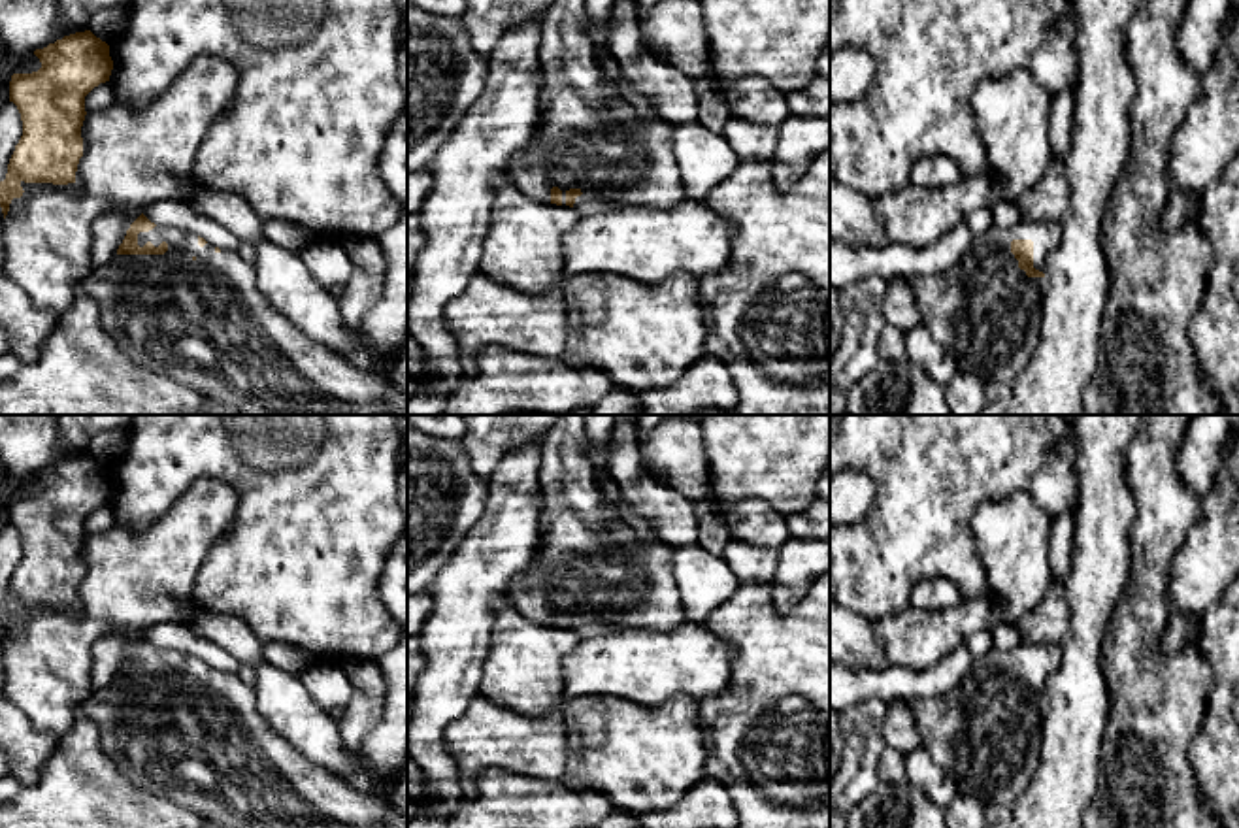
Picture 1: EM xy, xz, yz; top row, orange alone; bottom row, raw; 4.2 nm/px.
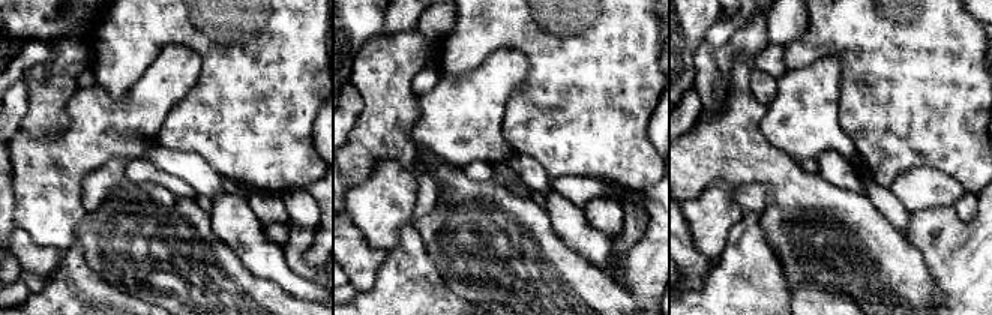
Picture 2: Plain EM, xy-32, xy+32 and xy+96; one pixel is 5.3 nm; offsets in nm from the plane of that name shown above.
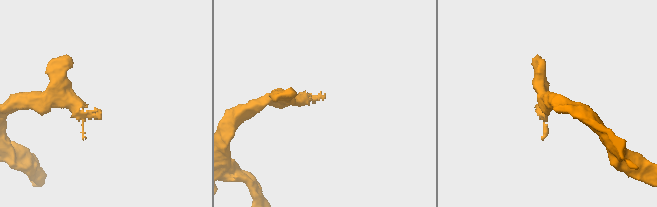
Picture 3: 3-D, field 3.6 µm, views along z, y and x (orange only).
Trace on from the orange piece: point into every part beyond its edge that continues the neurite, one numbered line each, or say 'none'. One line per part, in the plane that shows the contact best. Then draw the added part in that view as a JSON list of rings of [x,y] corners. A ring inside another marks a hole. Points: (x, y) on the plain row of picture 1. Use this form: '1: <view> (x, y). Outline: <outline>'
1: xy (204, 745). Outline: [[[175,649],[140,654],[138,668],[147,664],[166,664],[168,673],[115,677],[83,704],[104,753],[134,787],[228,828],[407,828],[392,802],[358,792],[302,756],[258,713],[255,688],[236,671],[200,670],[196,656]]]

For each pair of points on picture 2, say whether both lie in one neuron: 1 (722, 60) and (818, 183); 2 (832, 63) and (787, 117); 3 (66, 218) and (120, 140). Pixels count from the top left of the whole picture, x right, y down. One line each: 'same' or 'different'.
1: different
2: same
3: same

